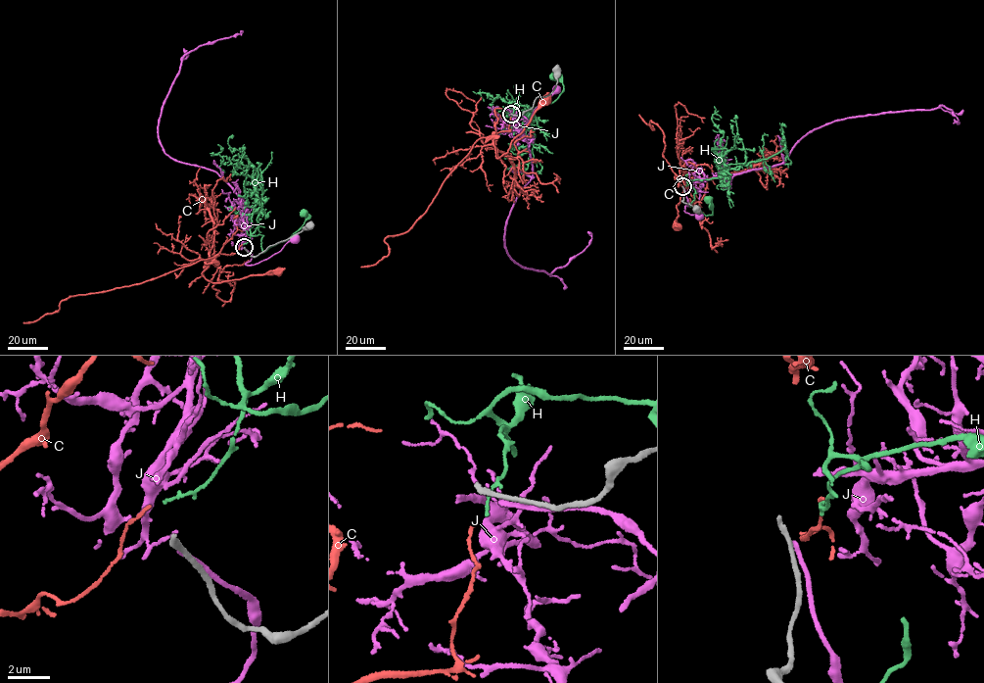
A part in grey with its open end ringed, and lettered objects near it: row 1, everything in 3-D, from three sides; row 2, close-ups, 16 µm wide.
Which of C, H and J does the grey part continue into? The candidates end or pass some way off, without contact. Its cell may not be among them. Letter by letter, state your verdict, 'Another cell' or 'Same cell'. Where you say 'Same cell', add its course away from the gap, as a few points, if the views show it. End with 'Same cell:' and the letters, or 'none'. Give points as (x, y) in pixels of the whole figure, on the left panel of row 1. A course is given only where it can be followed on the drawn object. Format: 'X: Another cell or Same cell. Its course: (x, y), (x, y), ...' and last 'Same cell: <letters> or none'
C: Another cell
H: Another cell
J: Another cell
Same cell: none

